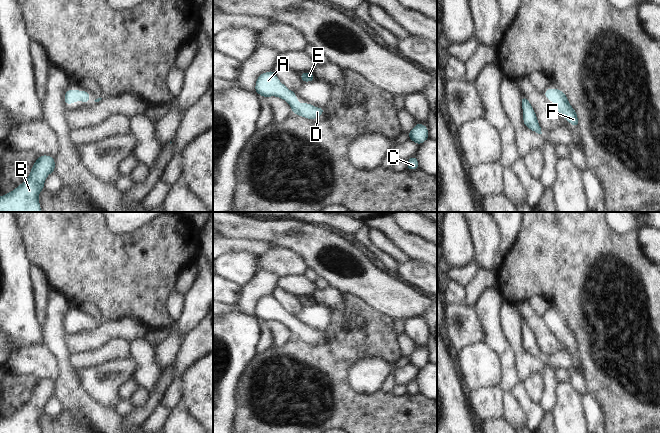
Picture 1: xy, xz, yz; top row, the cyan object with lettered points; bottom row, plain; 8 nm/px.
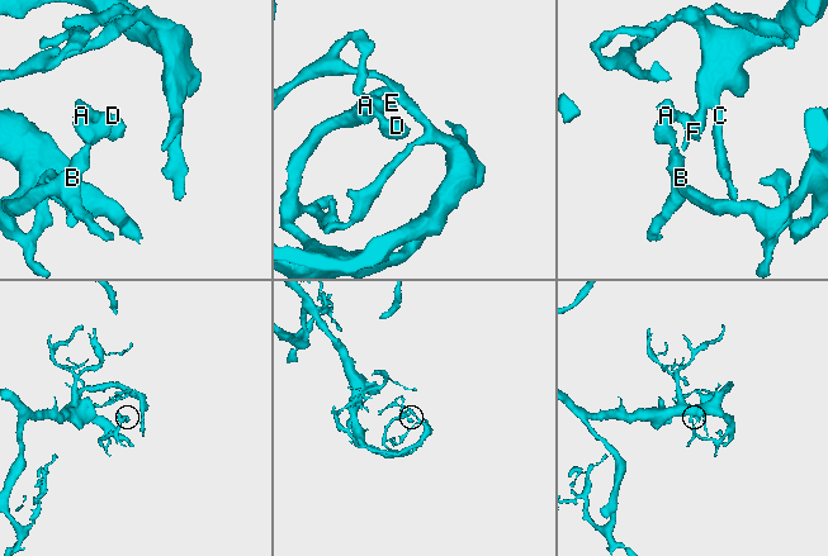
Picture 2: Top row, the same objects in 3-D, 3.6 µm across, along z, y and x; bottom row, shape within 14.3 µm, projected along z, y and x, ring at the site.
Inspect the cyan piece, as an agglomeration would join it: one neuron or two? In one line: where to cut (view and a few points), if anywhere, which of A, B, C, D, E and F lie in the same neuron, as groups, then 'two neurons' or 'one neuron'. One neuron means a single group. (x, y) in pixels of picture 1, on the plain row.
no cut | A B C D E F | one neuron

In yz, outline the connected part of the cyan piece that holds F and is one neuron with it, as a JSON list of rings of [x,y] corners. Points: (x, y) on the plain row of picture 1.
[[[548,312],[543,319],[548,324],[553,326],[555,334],[559,339],[563,340],[572,350],[579,350],[577,336],[570,329],[569,324],[564,316],[558,312]]]

